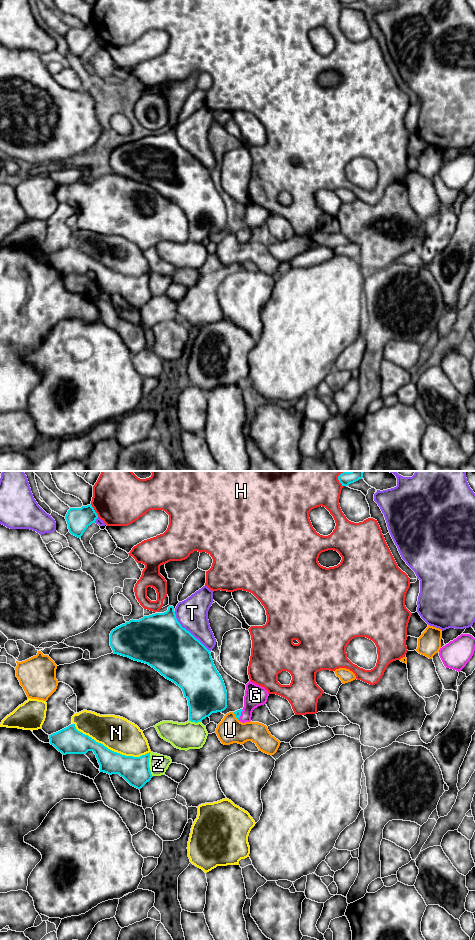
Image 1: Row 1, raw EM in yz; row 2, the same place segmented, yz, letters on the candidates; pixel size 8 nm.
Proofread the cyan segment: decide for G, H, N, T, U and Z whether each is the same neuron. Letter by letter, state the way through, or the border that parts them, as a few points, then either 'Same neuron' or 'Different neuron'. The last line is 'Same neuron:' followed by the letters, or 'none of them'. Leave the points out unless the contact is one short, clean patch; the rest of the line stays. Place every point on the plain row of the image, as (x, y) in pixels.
G: Path across: yz (237, 233), (240, 234), (249, 226), (255, 215). Same neuron
H: Different neuron
N: Different neuron
T: Different neuron
U: Different neuron
Z: Different neuron
Same neuron: G

